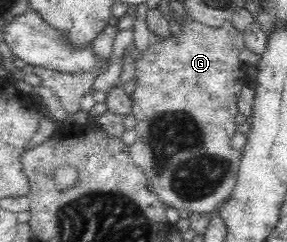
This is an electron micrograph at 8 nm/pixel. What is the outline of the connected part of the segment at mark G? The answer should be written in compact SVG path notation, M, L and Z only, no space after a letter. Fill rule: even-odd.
M189 16L185 18L185 24L181 24L182 31L177 35L169 36L164 43L152 41L146 51L138 58L135 63L134 73L134 91L129 94L132 101L131 111L136 119L137 139L135 143L129 146L129 154L137 169L149 180L155 194L164 202L166 206L175 206L179 211L187 210L190 213L211 212L216 206L233 192L240 170L242 151L236 151L233 148L231 140L236 133L235 117L239 114L238 99L241 91L246 88L247 80L246 67L248 66L239 59L239 51L243 50L245 43L243 33L239 32L234 26L231 19L225 21L223 26L213 28L201 22L193 20Z

